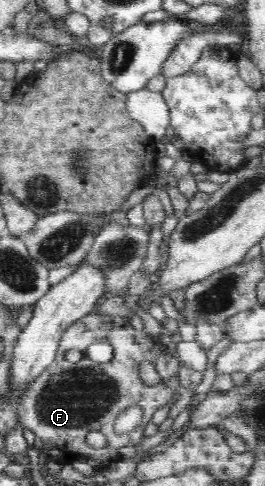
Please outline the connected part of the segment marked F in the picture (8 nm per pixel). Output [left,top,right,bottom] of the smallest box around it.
[17,312,182,469]

